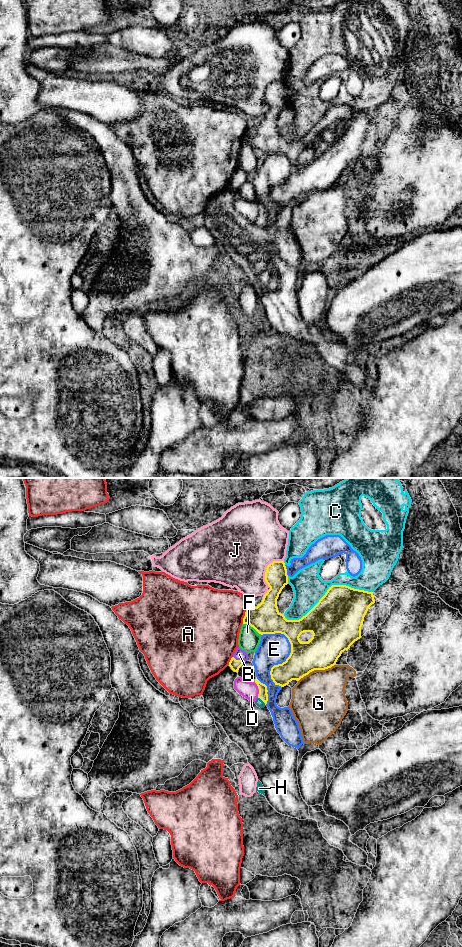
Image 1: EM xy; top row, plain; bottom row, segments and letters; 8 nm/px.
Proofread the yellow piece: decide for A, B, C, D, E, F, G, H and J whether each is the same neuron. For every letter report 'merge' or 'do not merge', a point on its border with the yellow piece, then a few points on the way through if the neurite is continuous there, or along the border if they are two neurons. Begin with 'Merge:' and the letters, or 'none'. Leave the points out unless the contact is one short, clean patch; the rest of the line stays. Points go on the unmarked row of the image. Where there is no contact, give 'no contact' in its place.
Merge: B, H
A: do not merge; meets yellow in xy at (245, 135)
B: merge; meets yellow in xy at (239, 180); runs through xy (235, 184), (239, 180), (239, 174)
C: do not merge; meets yellow in xy at (327, 111)
D: do not merge; meets yellow in xy at (259, 210)
E: do not merge; meets yellow in xy at (289, 175)
F: do not merge; meets yellow in xy at (252, 146)
G: do not merge; meets yellow in xy at (316, 189)
H: merge; meets yellow in xy at (262, 220); runs through xy (263, 215), (262, 220), (258, 222)
J: do not merge; meets yellow in xy at (266, 88)

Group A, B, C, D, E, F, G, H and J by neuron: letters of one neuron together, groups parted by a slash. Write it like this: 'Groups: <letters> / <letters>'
Groups: A / B H / C / D / E / F / G / J

